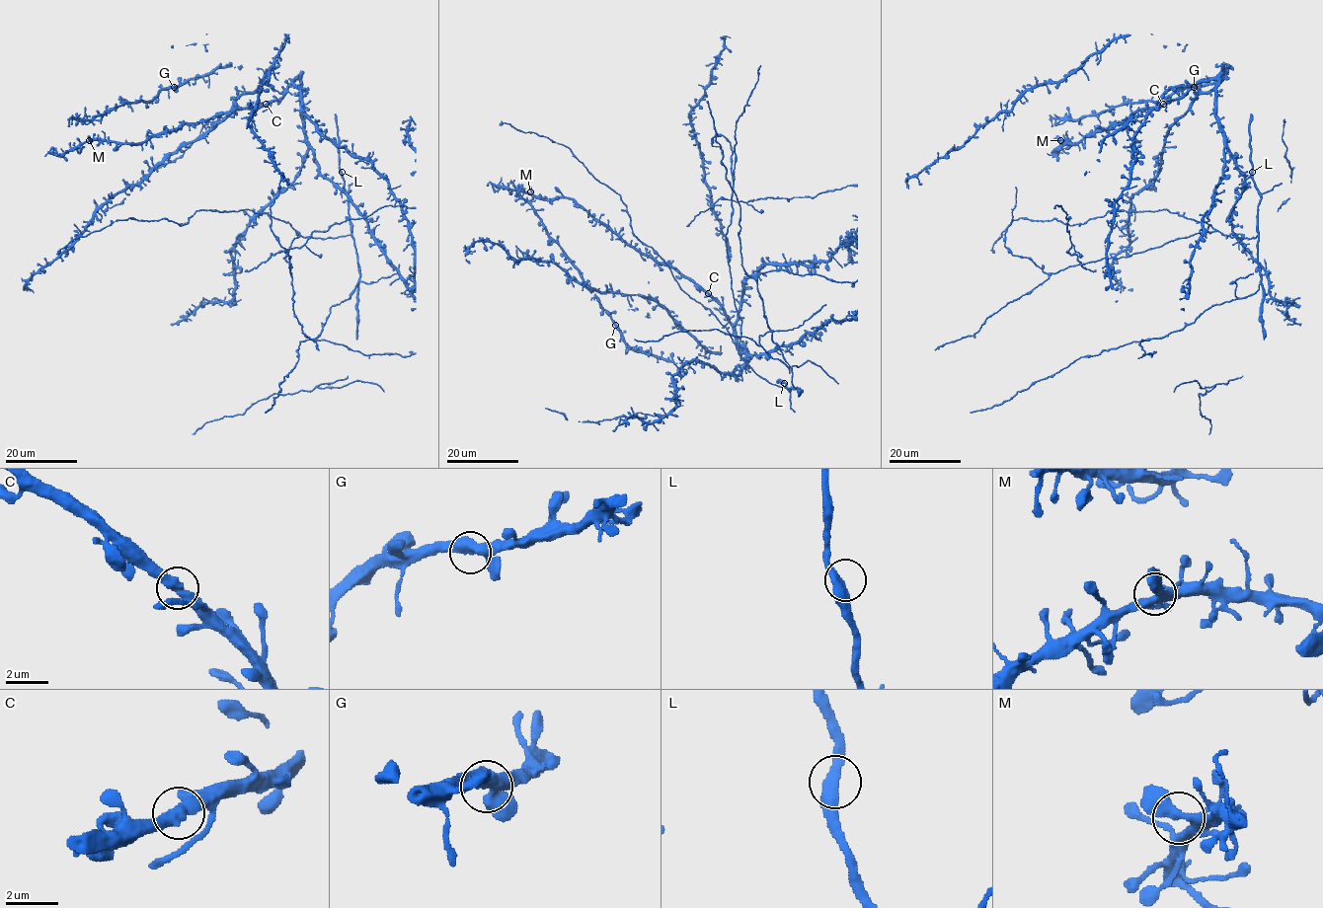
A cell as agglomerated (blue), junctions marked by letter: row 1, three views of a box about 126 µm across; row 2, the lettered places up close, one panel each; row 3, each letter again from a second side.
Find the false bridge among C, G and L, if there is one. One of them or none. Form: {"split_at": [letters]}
{"split_at": []}

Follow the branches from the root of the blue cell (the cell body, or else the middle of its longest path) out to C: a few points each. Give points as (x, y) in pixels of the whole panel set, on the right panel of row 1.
C: (1137, 111), (1155, 109), (1163, 104)

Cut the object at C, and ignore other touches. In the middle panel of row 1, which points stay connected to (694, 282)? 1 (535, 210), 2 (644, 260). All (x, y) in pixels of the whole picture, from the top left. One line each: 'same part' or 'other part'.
1: other part
2: same part

